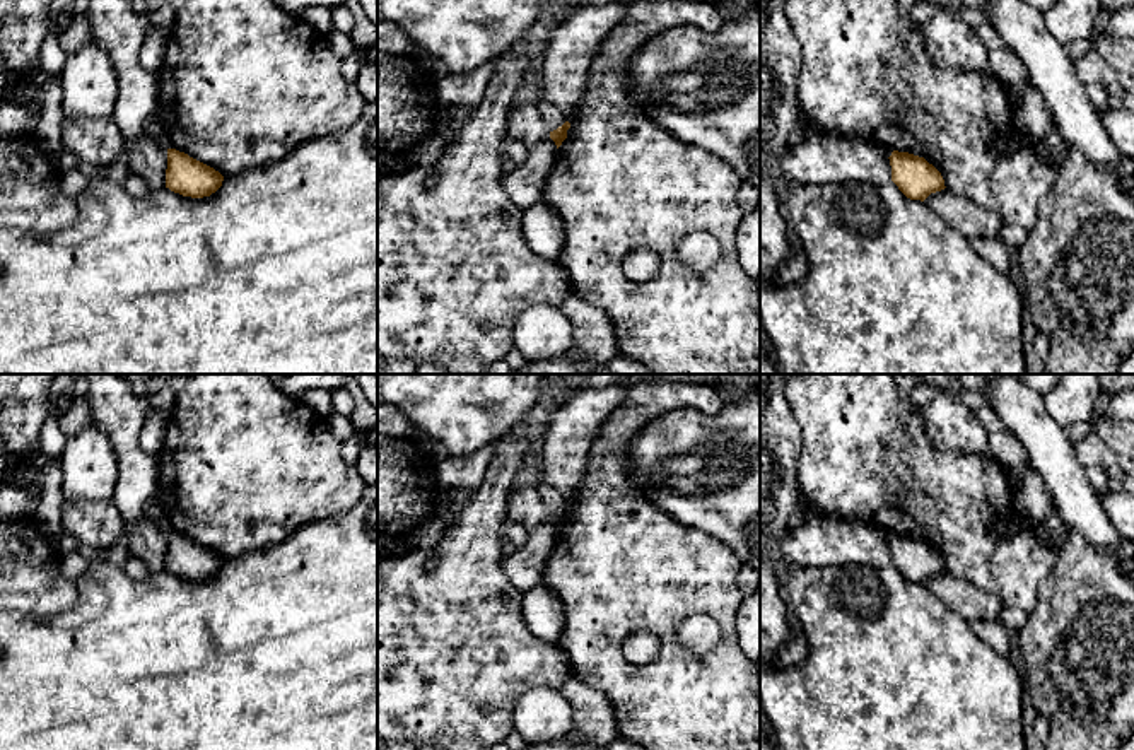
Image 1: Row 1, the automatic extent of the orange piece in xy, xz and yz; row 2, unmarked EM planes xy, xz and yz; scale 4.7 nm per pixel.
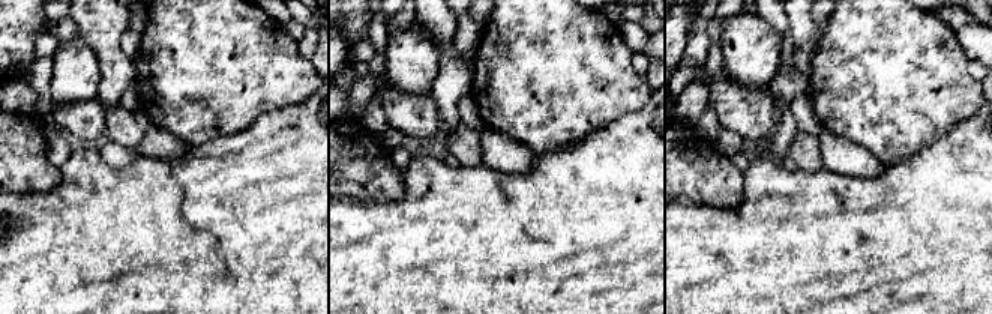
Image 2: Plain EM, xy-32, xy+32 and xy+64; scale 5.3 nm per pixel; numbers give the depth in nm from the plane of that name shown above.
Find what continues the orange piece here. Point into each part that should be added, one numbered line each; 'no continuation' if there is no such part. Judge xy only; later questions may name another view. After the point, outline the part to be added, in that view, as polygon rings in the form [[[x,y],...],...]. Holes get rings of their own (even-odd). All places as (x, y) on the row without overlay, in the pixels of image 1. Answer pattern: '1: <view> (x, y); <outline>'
no continuation

